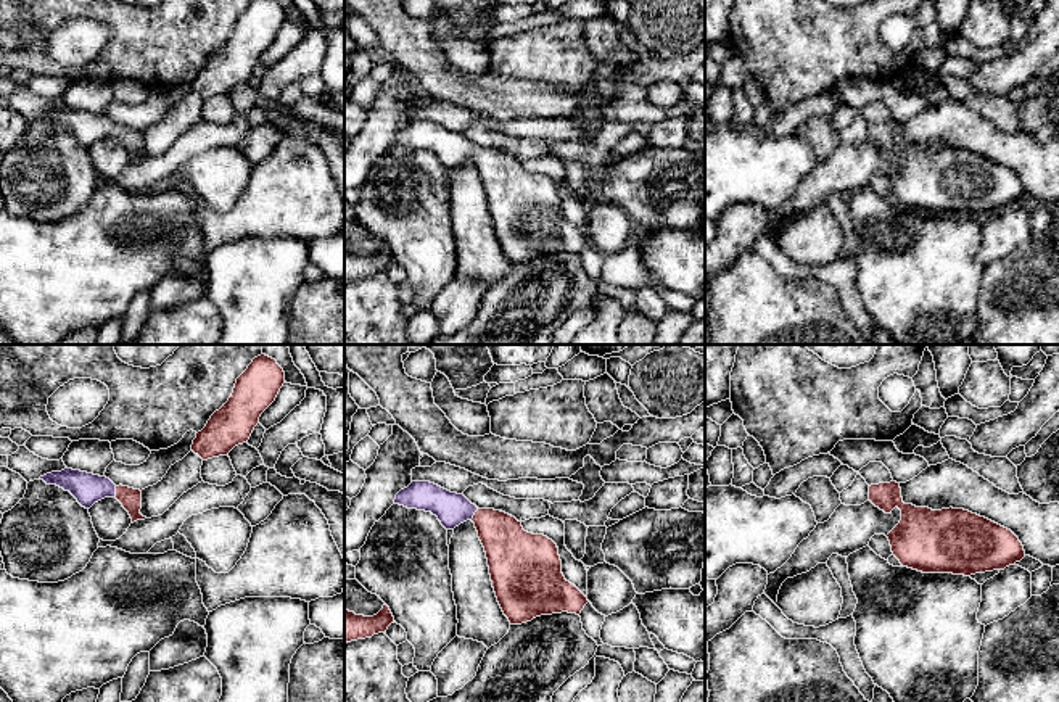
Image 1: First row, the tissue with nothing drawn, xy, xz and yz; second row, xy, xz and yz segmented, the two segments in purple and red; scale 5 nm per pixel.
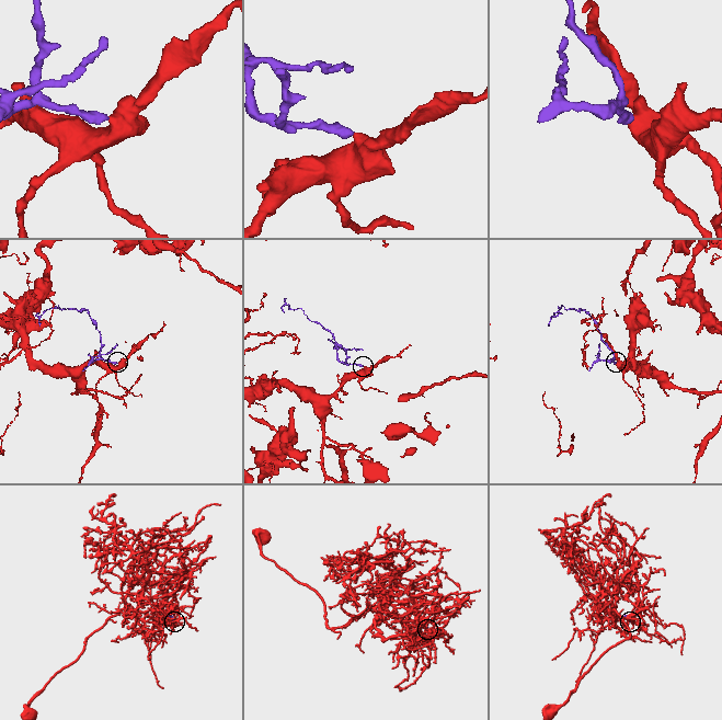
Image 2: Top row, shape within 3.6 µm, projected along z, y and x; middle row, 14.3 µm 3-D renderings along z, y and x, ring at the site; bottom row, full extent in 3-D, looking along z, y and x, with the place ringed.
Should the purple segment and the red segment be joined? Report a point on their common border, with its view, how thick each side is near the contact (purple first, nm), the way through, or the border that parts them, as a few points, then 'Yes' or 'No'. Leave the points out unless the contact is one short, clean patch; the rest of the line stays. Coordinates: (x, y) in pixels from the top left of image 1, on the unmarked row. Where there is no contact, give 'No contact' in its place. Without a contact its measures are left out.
Touches purple at xy (115, 131). Thickness 160 nm (purple) against 110 nm. Path across: xy (87, 128), (115, 131), (131, 139). Yes

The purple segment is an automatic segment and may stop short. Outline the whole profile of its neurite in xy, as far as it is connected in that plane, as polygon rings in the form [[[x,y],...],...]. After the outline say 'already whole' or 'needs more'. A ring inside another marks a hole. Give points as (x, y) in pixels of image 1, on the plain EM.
[[[64,108],[61,111],[47,113],[40,116],[40,119],[47,124],[56,124],[64,130],[69,130],[85,148],[90,148],[105,137],[116,137],[129,151],[132,163],[146,158],[140,153],[142,130],[122,124],[116,126],[106,116]]]; needs more

